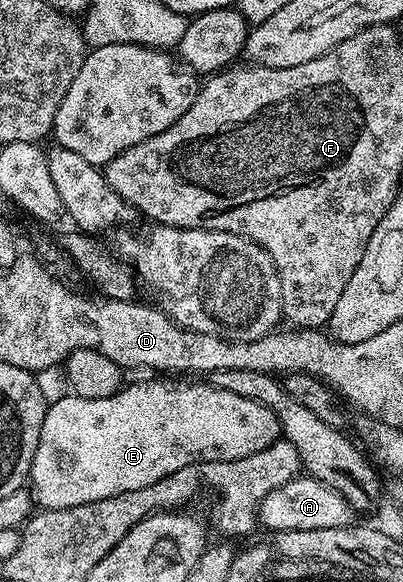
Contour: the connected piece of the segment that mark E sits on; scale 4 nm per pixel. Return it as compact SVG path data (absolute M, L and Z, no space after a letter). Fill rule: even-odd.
M158 379L162 380L140 380L129 388L121 387L110 398L78 398L66 394L47 405L30 480L30 491L41 509L102 502L130 490L142 490L187 464L246 458L281 439L280 419L272 409L256 400L242 398L242 394L220 390L206 382L171 384L168 381L171 379Z

